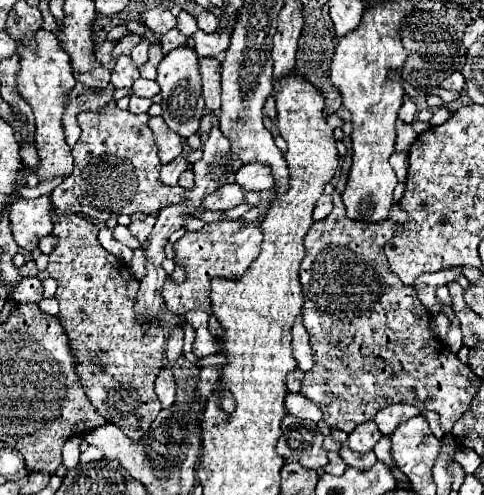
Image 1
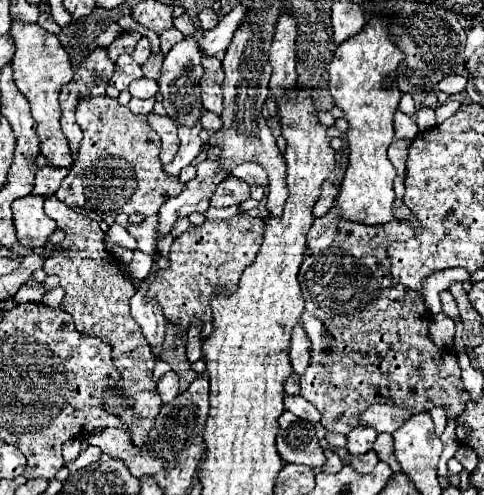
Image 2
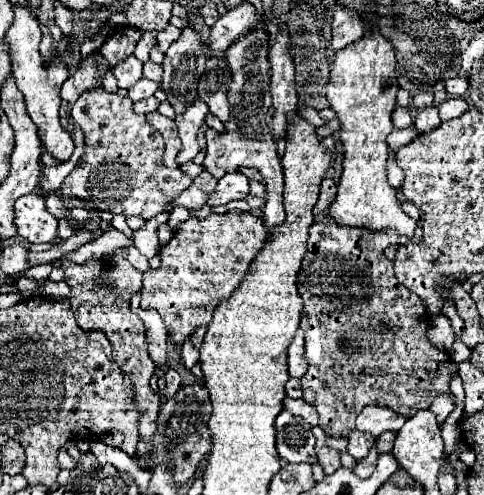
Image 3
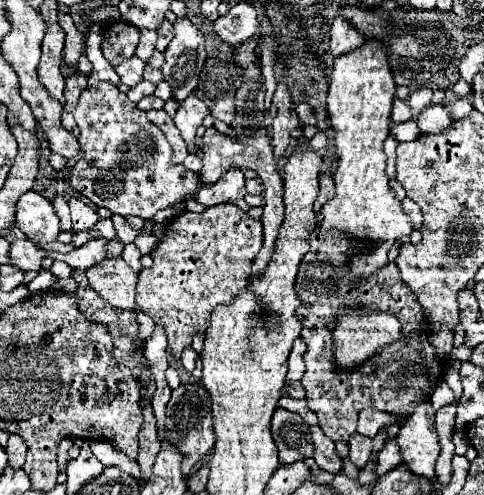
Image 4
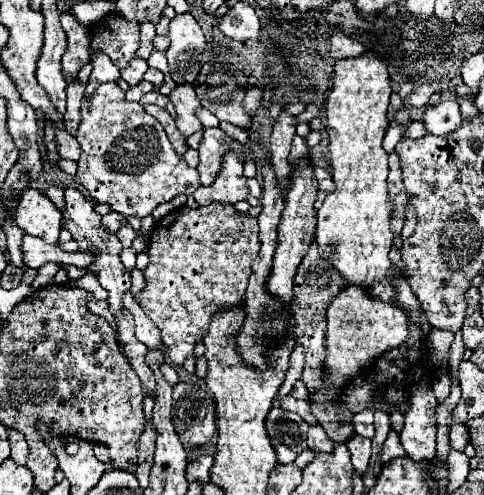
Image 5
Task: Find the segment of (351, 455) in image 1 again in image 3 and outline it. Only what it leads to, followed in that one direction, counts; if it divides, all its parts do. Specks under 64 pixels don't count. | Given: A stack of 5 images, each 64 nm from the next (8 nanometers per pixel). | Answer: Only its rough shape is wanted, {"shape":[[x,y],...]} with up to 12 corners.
{"shape":[[373,446],[364,460],[356,462],[354,474],[368,478],[378,460],[378,449]]}

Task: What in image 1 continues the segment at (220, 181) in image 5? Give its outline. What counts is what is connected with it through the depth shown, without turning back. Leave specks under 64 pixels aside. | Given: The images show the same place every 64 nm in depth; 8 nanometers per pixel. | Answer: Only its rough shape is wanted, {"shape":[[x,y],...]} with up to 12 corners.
{"shape":[[234,182],[204,198],[204,210],[226,212],[244,200]]}

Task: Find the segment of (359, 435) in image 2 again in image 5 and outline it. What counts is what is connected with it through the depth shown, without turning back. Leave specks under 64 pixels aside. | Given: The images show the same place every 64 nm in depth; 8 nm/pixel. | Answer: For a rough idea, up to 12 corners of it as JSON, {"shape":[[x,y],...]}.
{"shape":[[358,434],[346,442],[352,466],[360,474],[368,468],[370,442]]}

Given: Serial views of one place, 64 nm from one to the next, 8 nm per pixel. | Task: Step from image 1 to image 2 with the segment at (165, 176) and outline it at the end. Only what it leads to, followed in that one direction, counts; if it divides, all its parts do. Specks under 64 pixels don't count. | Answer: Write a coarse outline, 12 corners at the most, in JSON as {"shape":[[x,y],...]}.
{"shape":[[200,124],[194,128],[178,128],[180,150],[170,164],[164,166],[168,176],[198,156]]}

